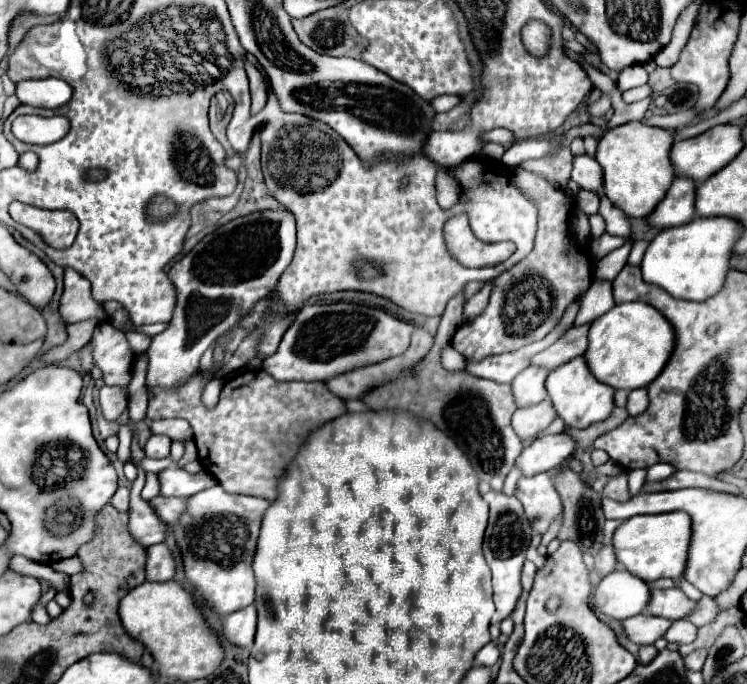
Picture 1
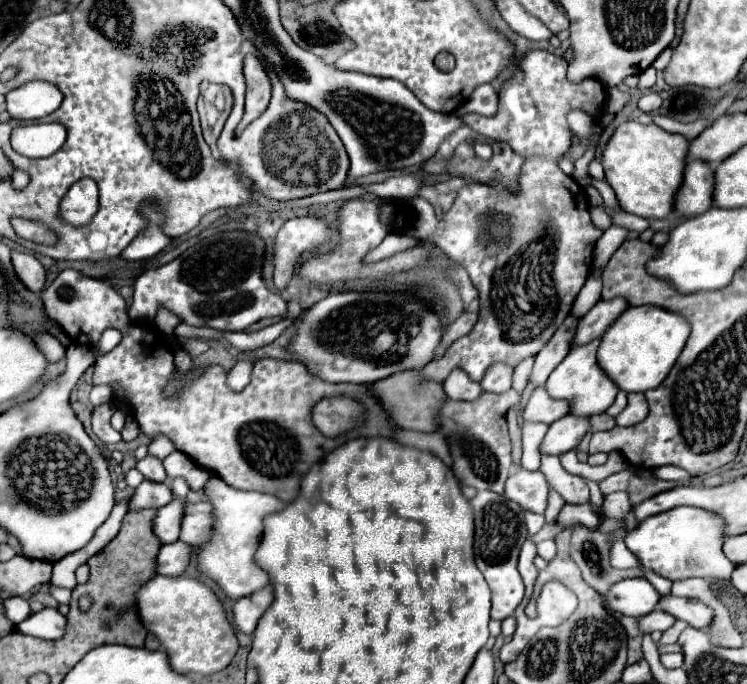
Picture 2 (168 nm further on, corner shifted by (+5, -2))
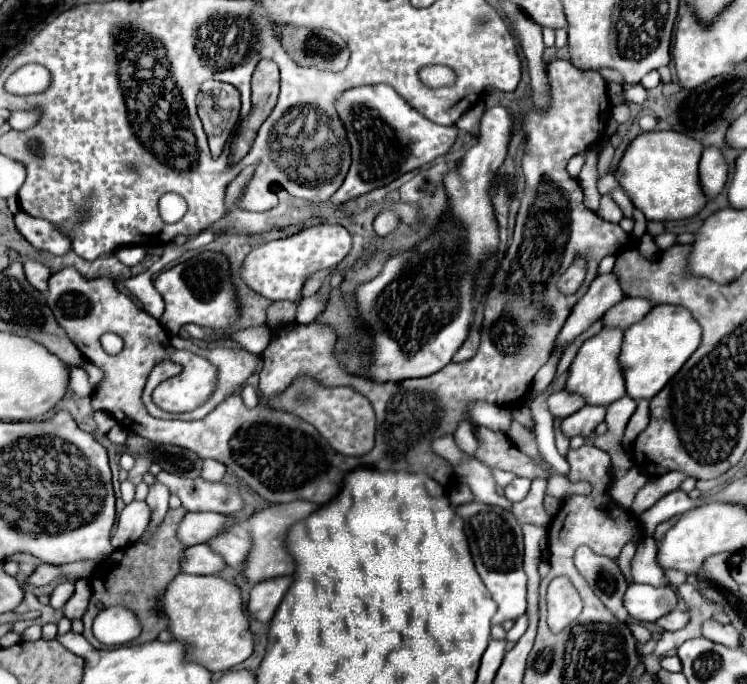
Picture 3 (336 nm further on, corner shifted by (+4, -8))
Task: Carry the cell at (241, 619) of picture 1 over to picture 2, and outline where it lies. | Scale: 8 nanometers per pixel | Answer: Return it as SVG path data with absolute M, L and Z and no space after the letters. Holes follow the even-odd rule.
M271 584L267 588L261 588L259 592L255 592L253 596L247 598L239 598L233 604L233 616L235 616L235 626L239 630L243 630L245 634L251 634L259 622L259 618L263 616L263 612L271 606L273 600L273 588Z

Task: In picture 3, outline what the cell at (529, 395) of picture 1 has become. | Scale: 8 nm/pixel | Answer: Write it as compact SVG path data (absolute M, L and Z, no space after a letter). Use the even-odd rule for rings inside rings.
M614 274L596 276L594 282L590 284L588 292L574 306L564 328L560 330L554 350L558 350L558 348L564 350L568 344L572 344L582 332L586 332L596 320L600 320L608 308L618 304L622 298L624 298L624 294L622 294Z

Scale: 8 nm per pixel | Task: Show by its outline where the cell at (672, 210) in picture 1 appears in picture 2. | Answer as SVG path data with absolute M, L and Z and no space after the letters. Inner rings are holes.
M689 160L685 168L685 180L675 200L675 212L683 218L707 212L713 206L715 170L705 160Z

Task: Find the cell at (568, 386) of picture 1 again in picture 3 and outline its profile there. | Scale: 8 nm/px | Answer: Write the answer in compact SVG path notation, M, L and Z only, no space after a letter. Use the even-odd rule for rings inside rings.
M600 330L596 336L588 338L580 346L574 362L568 368L568 378L566 378L564 390L582 396L588 406L610 406L612 402L620 400L626 394L622 370L618 364L622 334L624 334L624 330Z

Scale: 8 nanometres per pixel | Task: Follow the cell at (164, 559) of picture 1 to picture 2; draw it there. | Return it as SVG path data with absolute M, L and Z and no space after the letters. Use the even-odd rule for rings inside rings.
M177 540L173 544L165 544L157 558L157 574L163 574L163 576L183 574L185 568L189 566L191 554L193 554L193 548L183 544L181 540Z

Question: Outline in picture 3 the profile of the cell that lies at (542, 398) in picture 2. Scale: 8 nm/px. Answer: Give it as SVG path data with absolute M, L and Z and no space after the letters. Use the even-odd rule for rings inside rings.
M562 390L562 392L550 394L548 400L546 400L546 406L548 406L548 410L554 418L562 420L562 418L578 412L584 406L584 400L576 394L568 394L566 390Z

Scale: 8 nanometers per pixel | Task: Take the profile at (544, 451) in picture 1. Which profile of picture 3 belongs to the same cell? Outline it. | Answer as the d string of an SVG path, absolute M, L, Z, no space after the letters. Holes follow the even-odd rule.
M584 406L576 414L564 418L560 422L560 430L566 438L574 438L578 434L588 438L594 432L594 428L604 420L604 414L606 414L606 408L602 406Z

